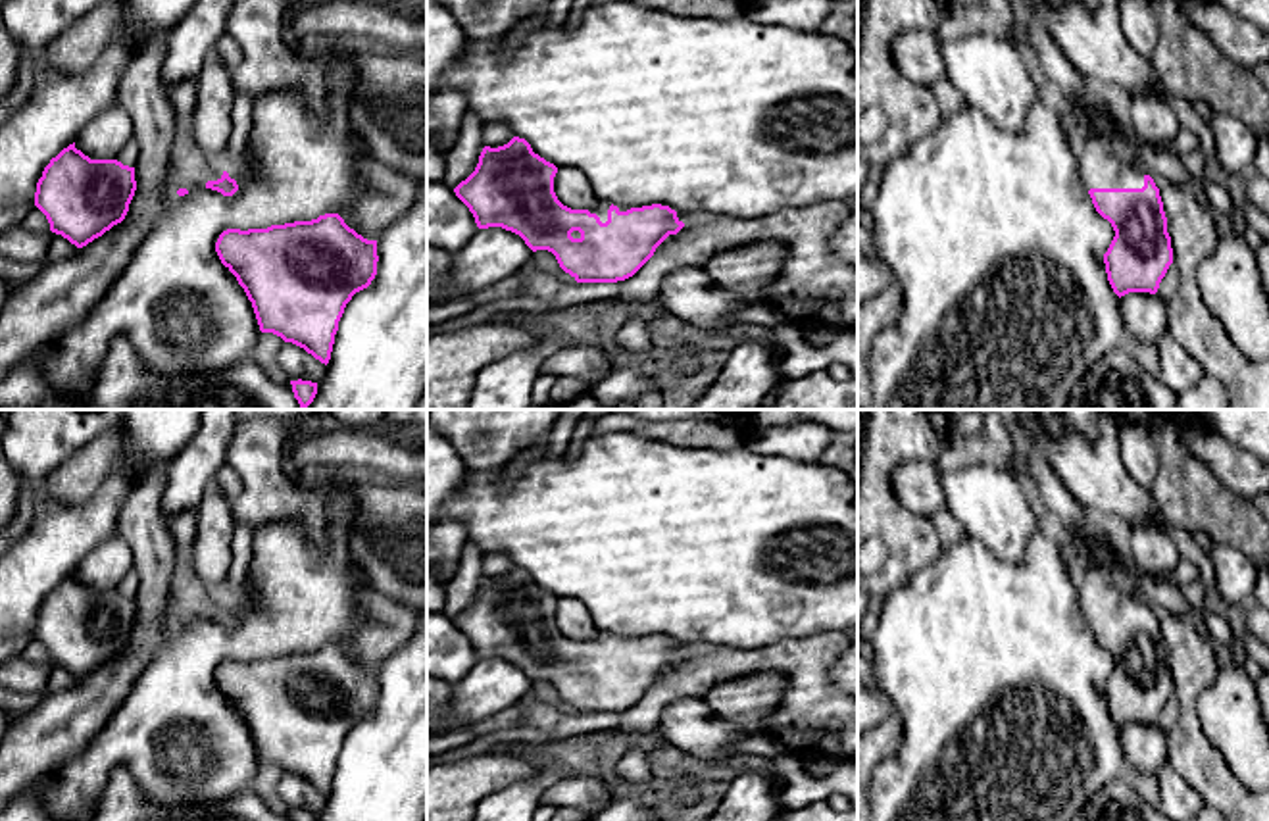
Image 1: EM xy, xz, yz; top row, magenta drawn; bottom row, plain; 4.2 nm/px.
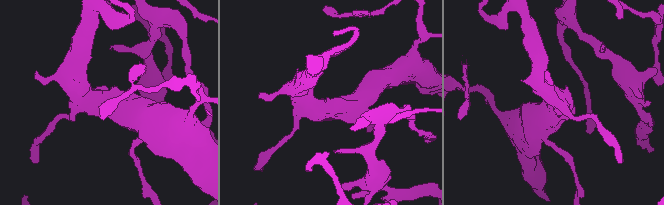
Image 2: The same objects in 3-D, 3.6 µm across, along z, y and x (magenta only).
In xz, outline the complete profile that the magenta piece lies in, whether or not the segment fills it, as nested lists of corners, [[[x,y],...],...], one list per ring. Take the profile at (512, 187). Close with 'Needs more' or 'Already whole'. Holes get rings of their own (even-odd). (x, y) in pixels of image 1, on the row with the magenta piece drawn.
[[[513,137],[504,146],[485,146],[475,171],[454,192],[479,229],[502,227],[519,235],[533,252],[552,252],[577,283],[617,283],[633,277],[669,235],[684,227],[677,211],[661,204],[627,210],[598,202],[590,210],[571,210],[554,192],[556,173],[558,167],[535,154],[525,138]]]. Needs more

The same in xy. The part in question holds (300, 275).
[[[338,213],[267,229],[227,229],[215,252],[252,302],[260,331],[304,348],[325,365],[346,304],[371,285],[379,261],[377,240],[358,235]]]. Already whole

